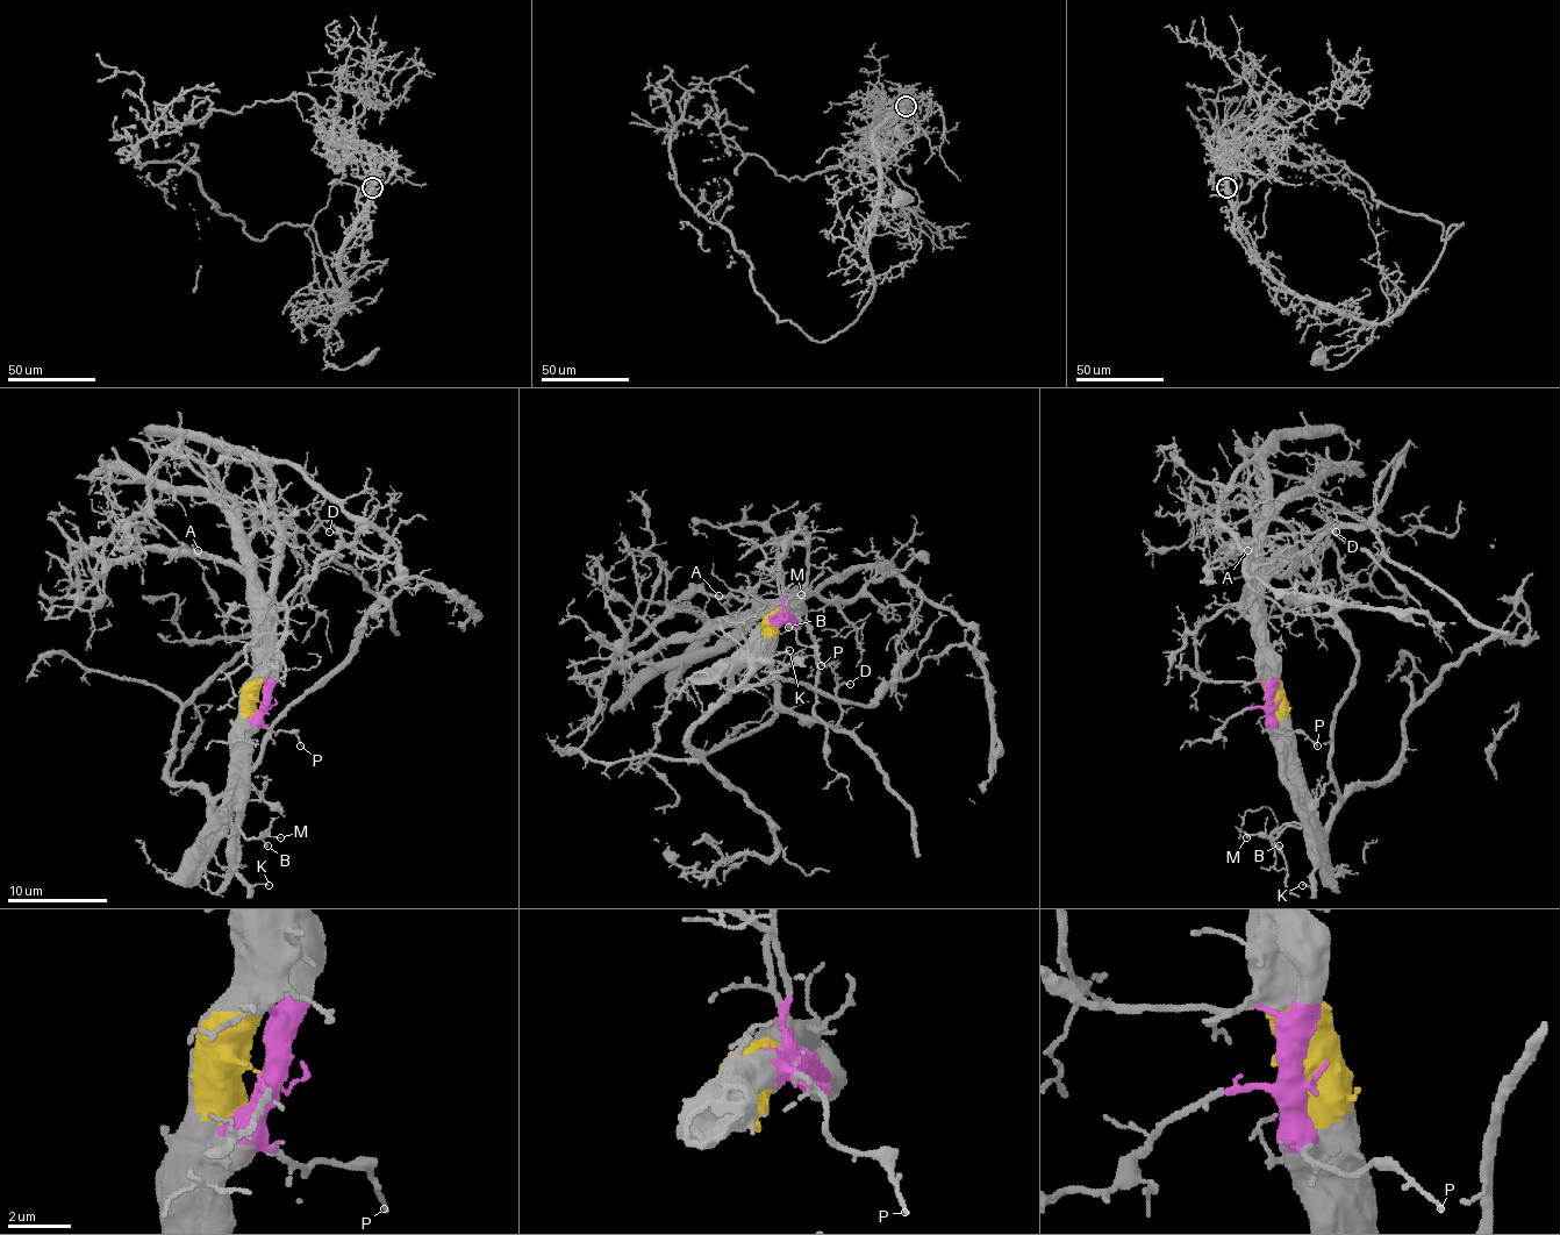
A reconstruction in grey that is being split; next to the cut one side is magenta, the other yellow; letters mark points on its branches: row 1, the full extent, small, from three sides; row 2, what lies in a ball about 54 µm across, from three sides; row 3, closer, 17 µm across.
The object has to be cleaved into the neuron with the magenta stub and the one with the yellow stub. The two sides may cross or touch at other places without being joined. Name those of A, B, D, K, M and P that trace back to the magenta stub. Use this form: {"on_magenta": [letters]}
{"on_magenta": ["B", "K", "M", "P"]}

